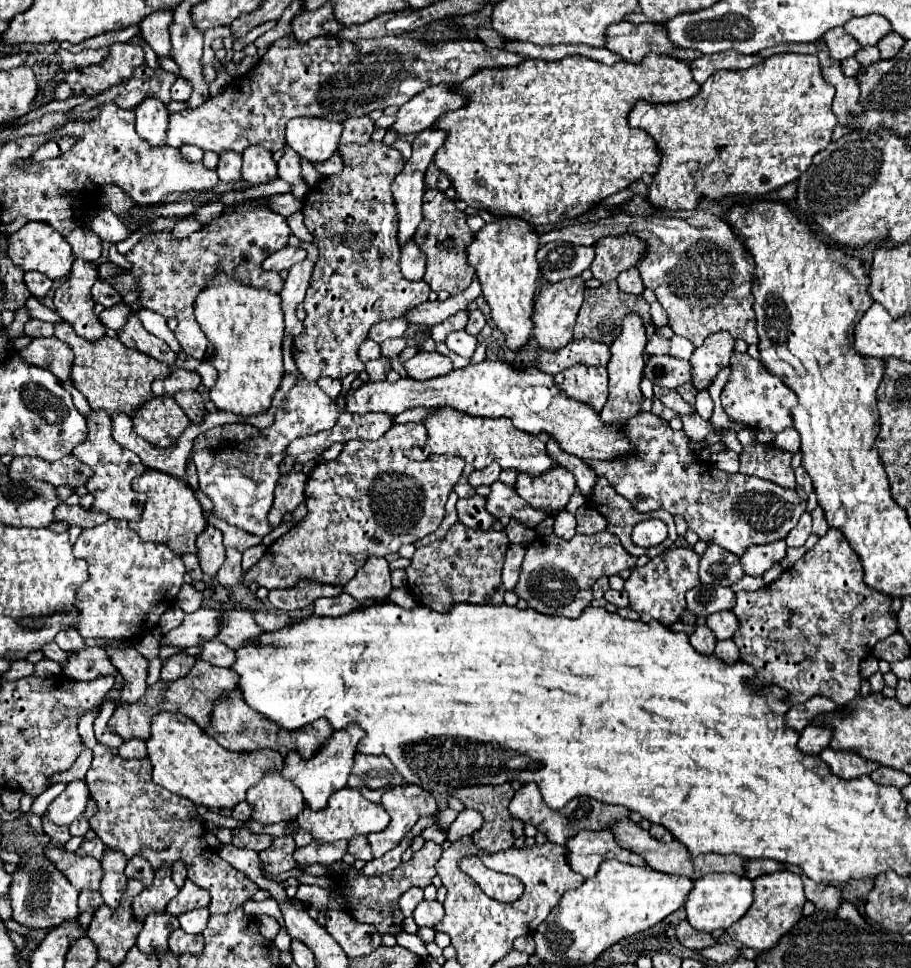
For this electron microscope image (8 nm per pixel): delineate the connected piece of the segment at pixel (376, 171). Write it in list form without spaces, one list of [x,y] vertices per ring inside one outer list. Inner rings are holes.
[[[366,143],[366,145],[340,145],[340,155],[346,161],[346,169],[342,173],[322,177],[318,185],[310,187],[310,193],[302,201],[304,225],[314,235],[314,245],[318,247],[320,255],[312,269],[312,279],[306,289],[304,309],[306,309],[306,333],[298,337],[296,347],[300,353],[294,357],[298,371],[304,375],[306,381],[318,381],[320,377],[344,379],[350,373],[360,375],[364,371],[364,363],[358,357],[358,347],[368,337],[370,327],[376,321],[396,319],[402,317],[406,309],[412,309],[424,301],[428,301],[430,287],[426,281],[412,283],[402,277],[398,265],[398,217],[394,209],[394,199],[390,193],[390,185],[394,177],[402,171],[404,159],[394,147],[386,147],[384,143]]]

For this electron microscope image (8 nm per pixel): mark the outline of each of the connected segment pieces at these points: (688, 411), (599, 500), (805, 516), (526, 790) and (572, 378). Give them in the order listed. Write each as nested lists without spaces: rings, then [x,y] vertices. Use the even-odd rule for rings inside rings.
[[[654,387],[654,395],[664,403],[664,407],[674,409],[680,415],[692,415],[694,407],[688,405],[674,389],[666,389],[666,387]]]
[[[598,477],[598,485],[594,487],[594,497],[590,499],[590,503],[606,517],[608,521],[608,531],[618,535],[618,539],[622,541],[622,547],[640,557],[640,555],[648,555],[648,557],[656,557],[664,551],[670,549],[670,545],[676,541],[676,529],[674,529],[674,517],[666,511],[650,511],[650,513],[638,513],[628,499],[624,499],[622,495],[618,495],[612,485],[608,485],[604,479]],[[658,517],[668,525],[668,539],[662,543],[646,549],[646,547],[638,547],[632,541],[632,529],[634,525],[638,525],[644,519],[652,519]]]
[[[802,513],[798,525],[788,533],[786,537],[786,543],[788,547],[800,547],[806,543],[806,539],[810,537],[810,529],[812,529],[812,519],[810,519],[810,513]]]
[[[526,785],[522,787],[520,791],[516,791],[512,803],[510,803],[510,813],[512,817],[520,819],[522,823],[530,823],[534,825],[540,833],[544,833],[548,837],[550,843],[556,843],[556,845],[566,845],[566,841],[570,837],[574,837],[578,831],[582,829],[592,829],[592,831],[600,831],[600,829],[612,829],[616,821],[622,821],[622,819],[630,819],[630,809],[626,807],[614,807],[614,805],[606,805],[606,803],[598,803],[590,797],[576,797],[572,799],[562,811],[554,811],[550,809],[538,787],[536,785]]]
[[[574,365],[558,375],[554,381],[562,393],[568,397],[590,405],[594,411],[600,411],[608,397],[608,373],[606,367],[586,367]]]

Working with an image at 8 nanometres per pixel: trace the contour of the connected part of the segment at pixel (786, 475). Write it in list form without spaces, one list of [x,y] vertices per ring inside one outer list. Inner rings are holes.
[[[742,429],[737,432],[739,442],[744,445],[740,453],[740,471],[744,475],[756,475],[762,479],[770,479],[786,489],[796,489],[794,469],[790,465],[792,453],[770,449],[758,443],[755,431]]]

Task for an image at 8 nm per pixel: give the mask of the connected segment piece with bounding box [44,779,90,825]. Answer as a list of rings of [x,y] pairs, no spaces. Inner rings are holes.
[[[74,781],[66,787],[62,795],[58,795],[46,809],[44,817],[56,825],[70,825],[82,811],[86,809],[88,801],[88,787],[86,781]]]

